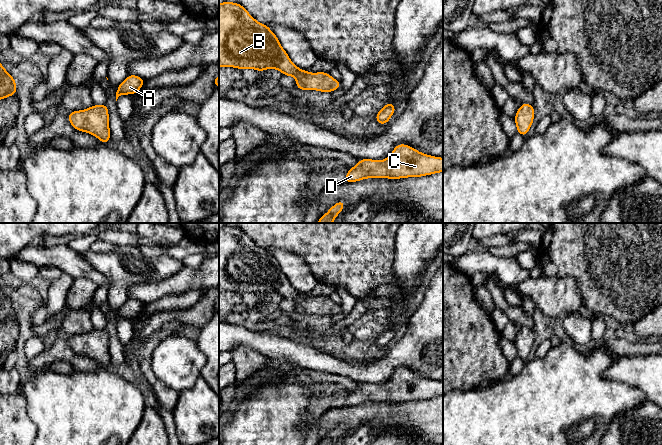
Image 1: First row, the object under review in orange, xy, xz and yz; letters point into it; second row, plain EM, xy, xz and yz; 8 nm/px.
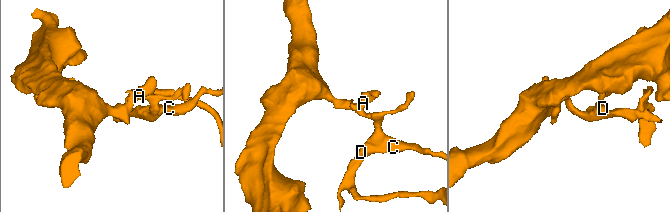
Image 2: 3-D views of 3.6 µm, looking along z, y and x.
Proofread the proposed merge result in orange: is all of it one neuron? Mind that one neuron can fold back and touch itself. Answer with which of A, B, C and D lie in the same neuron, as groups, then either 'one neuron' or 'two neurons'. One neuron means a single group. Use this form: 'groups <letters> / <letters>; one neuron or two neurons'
groups A B C D; one neuron

